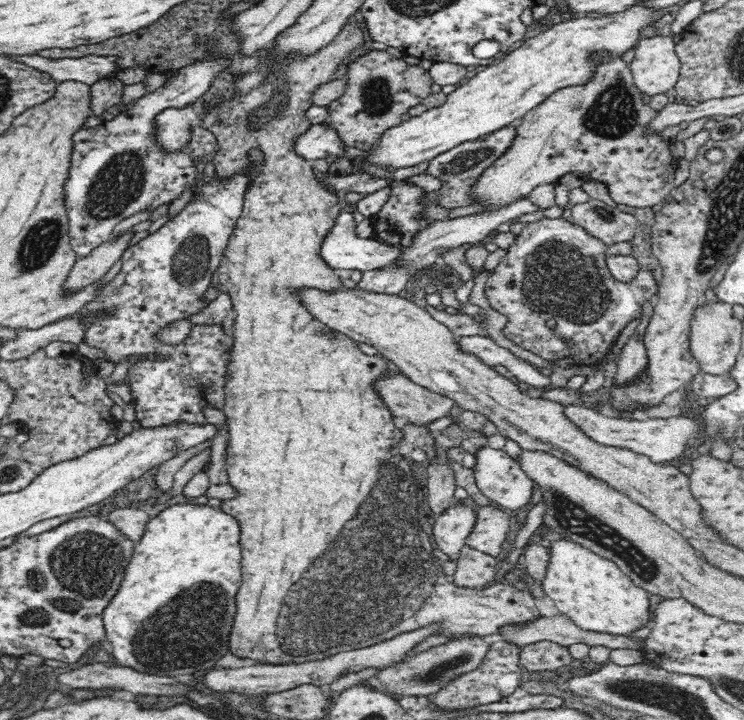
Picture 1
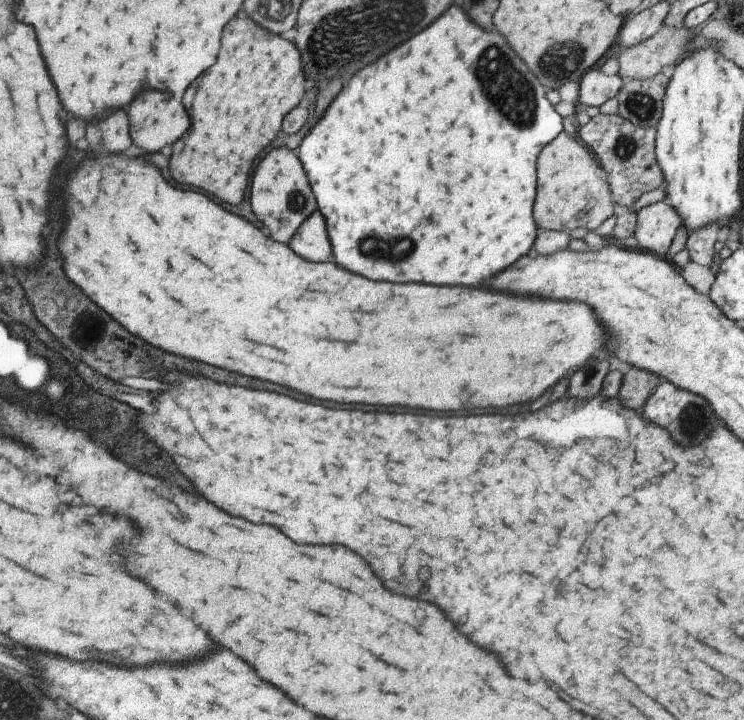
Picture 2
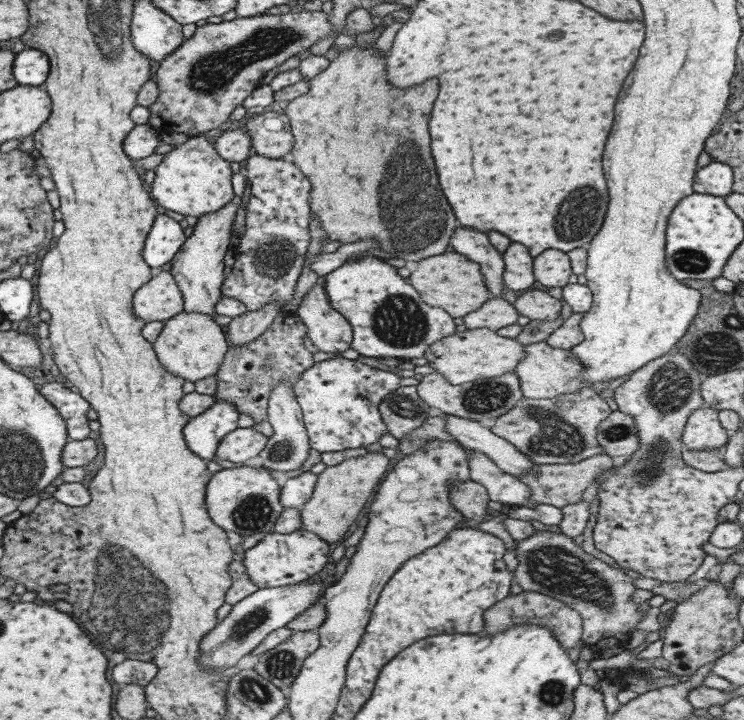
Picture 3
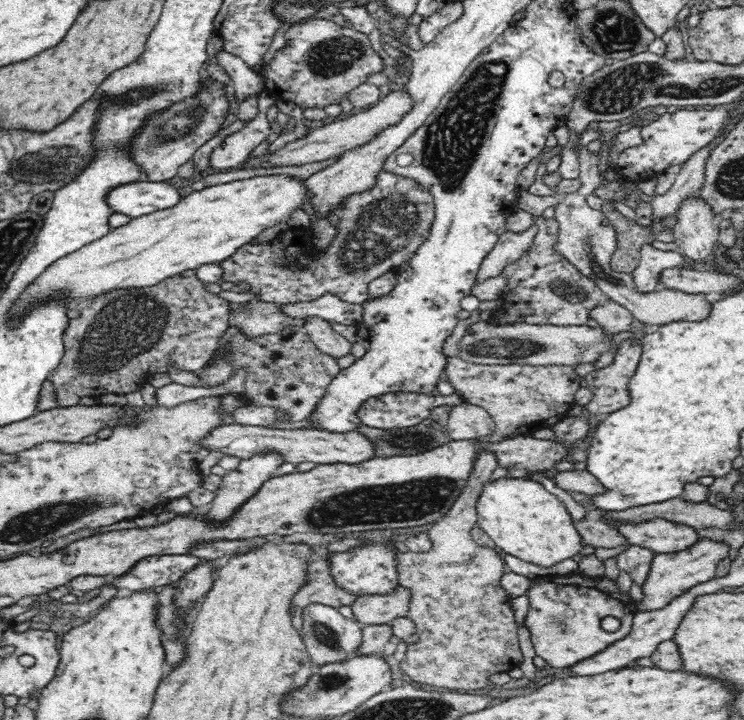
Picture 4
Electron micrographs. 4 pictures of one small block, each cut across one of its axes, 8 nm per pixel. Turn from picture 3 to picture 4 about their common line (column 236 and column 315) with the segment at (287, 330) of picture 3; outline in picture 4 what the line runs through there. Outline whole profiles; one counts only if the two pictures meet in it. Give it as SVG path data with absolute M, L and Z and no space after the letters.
M294 325L274 334L258 336L256 340L245 336L238 327L228 326L218 340L216 352L227 354L233 372L246 368L244 392L239 395L242 401L254 406L279 408L285 414L282 422L298 422L310 418L326 394L328 384L342 369L337 358L315 350L309 338L300 327Z

